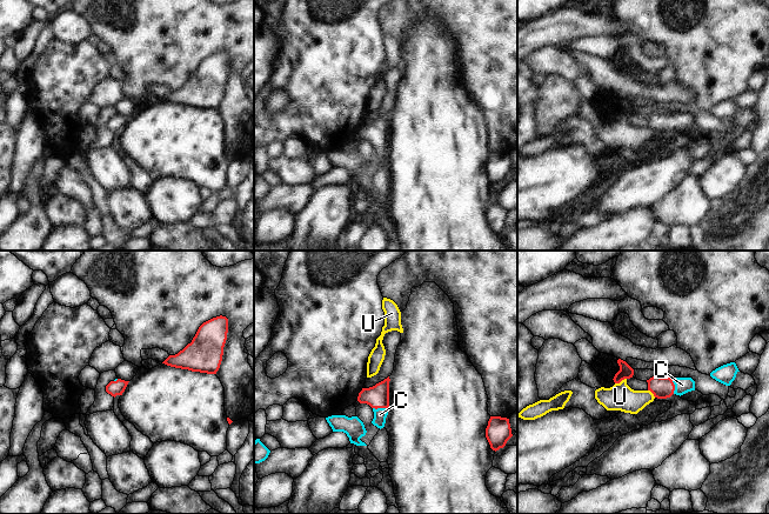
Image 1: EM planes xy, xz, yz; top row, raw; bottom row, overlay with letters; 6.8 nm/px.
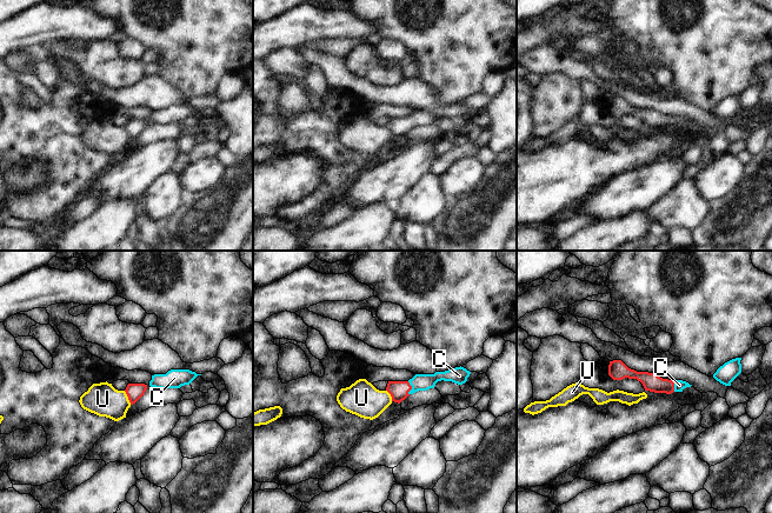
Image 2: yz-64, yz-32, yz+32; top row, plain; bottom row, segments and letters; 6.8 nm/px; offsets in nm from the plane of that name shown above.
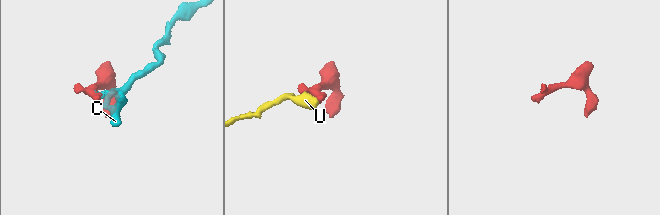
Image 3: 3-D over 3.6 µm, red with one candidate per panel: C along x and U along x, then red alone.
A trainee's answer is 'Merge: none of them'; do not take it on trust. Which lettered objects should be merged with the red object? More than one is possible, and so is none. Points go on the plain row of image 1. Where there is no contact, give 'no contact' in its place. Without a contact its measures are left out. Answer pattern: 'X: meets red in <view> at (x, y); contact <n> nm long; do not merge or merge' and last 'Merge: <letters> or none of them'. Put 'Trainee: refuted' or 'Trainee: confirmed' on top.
Trainee: refuted
C: meets red in xz at (380, 144); contact 100 nm long; merge
U: meets red in yz at (620, 118); contact 90 nm long; do not merge
Merge: C

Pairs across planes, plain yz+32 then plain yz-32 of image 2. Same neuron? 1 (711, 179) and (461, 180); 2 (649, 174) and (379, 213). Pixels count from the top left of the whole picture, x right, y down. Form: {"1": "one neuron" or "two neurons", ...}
{"1": "one neuron", "2": "two neurons"}

